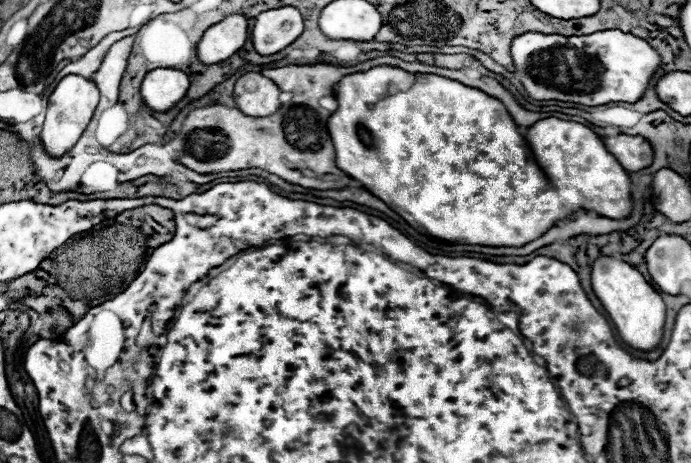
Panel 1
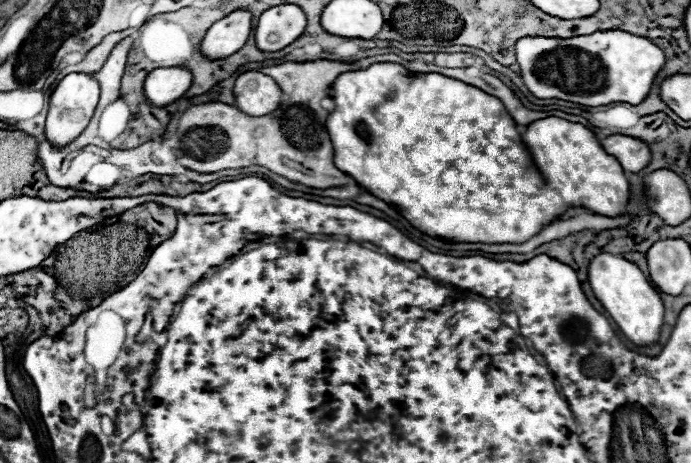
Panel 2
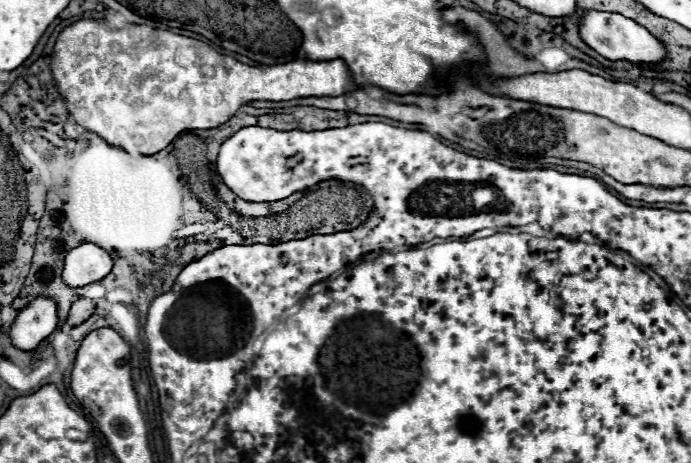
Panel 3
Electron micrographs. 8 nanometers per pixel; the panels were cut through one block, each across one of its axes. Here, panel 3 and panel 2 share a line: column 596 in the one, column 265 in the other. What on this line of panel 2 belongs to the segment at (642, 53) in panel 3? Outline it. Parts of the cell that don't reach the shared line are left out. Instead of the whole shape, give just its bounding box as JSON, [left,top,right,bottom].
[254,4,306,52]

